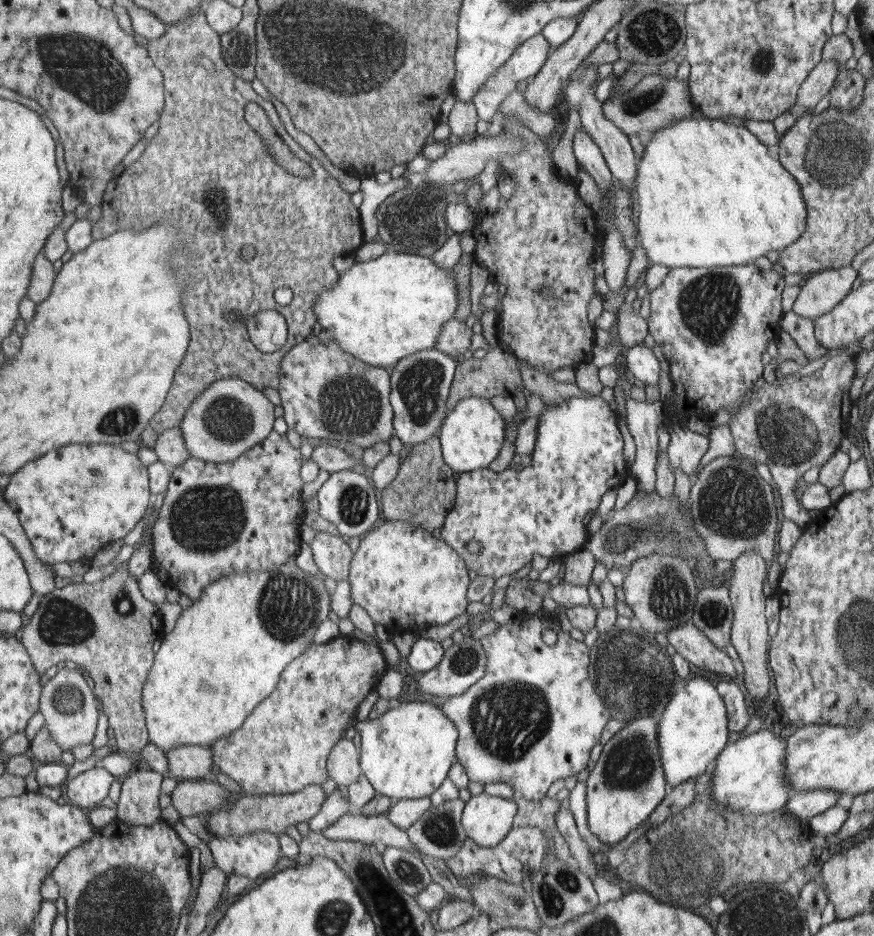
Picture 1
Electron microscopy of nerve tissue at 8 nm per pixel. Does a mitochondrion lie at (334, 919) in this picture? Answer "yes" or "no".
yes

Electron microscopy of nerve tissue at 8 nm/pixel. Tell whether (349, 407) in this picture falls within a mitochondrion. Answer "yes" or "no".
yes

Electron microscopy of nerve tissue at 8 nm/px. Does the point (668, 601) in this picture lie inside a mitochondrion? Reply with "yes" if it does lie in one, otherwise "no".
yes

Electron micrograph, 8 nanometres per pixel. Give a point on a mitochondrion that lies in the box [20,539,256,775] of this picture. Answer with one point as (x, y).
(55, 628)

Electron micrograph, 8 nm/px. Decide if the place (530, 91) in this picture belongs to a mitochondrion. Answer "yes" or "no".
no

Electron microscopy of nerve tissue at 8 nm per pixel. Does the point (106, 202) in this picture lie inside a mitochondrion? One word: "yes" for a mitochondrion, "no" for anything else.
no

